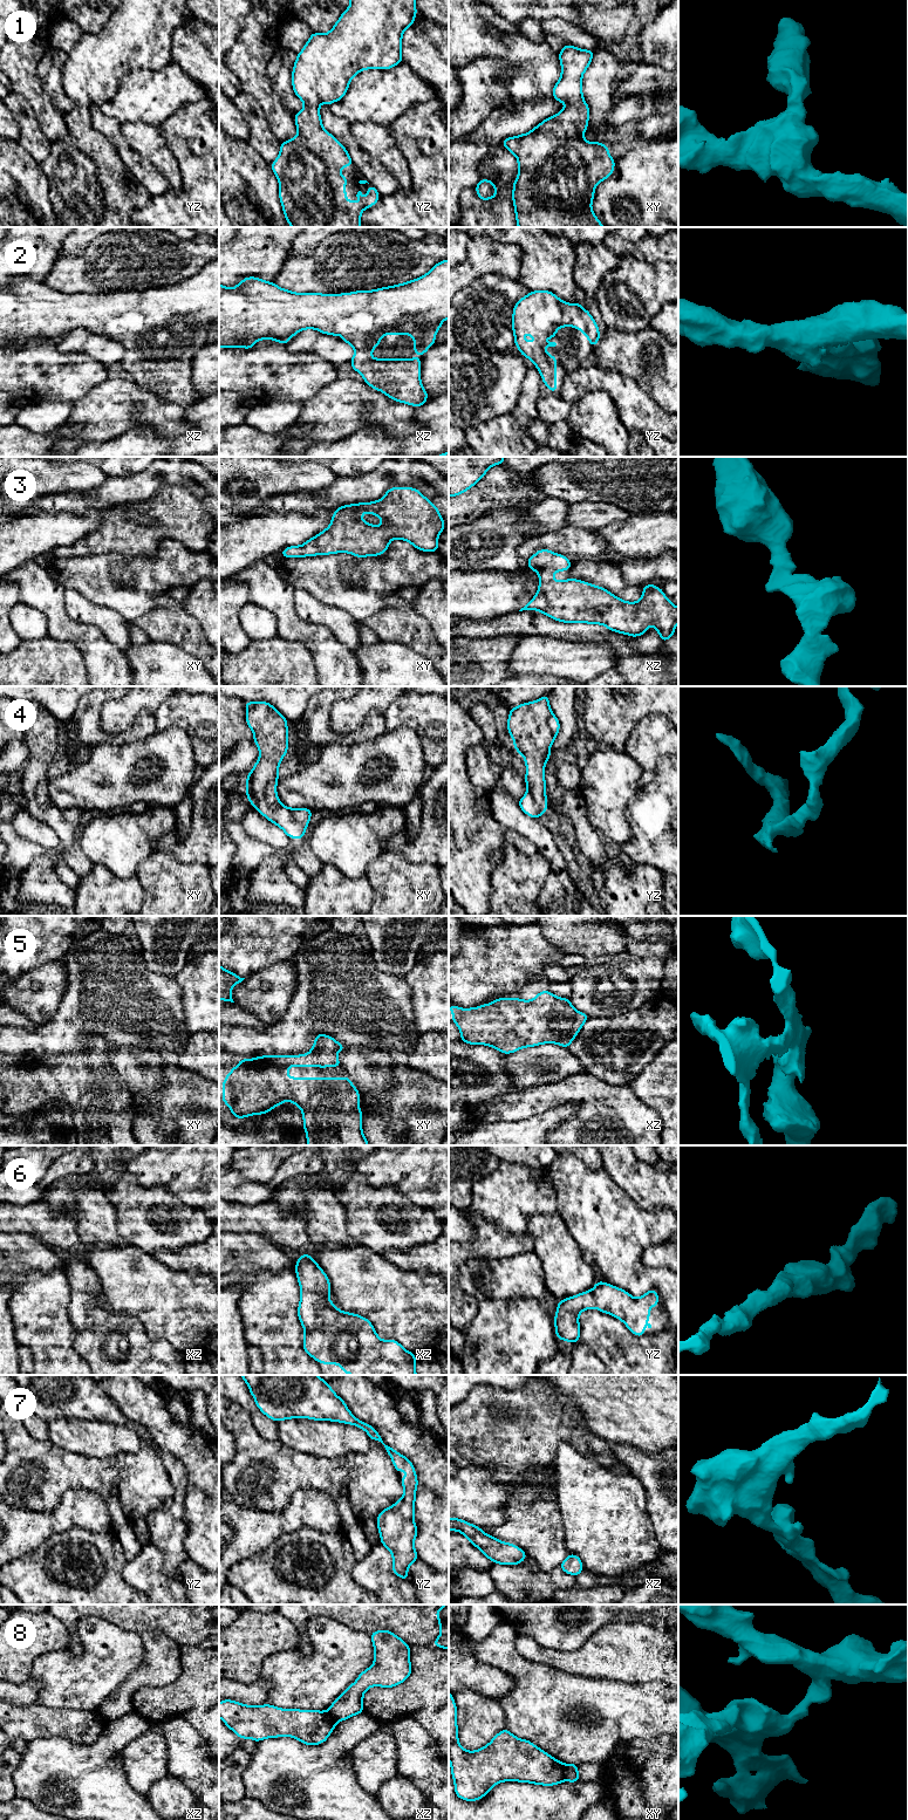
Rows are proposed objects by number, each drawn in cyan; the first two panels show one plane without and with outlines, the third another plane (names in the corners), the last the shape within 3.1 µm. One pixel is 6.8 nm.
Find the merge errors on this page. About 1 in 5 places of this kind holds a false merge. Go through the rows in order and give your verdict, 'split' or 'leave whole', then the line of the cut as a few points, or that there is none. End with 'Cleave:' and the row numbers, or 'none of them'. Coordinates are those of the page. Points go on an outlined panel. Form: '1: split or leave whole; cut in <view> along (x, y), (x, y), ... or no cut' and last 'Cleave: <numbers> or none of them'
1: leave whole; no cut
2: leave whole; no cut
3: leave whole; no cut
4: leave whole; no cut
5: leave whole; no cut
6: leave whole; no cut
7: leave whole; no cut
8: split; cut in xy along (565, 1764), (564, 1779)
Cleave: 8

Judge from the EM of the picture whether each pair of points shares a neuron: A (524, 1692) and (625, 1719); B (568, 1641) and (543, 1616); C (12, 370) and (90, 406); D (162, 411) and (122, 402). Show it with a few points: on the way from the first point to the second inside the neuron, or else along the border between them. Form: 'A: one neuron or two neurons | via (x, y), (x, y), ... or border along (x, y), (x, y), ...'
A: one neuron | via (548, 1701), (581, 1701), (591, 1709), (600, 1710)
B: one neuron | via (562, 1635), (548, 1622)
C: two neurons | border along (100, 384), (73, 402)
D: one neuron | via (152, 411), (131, 406)

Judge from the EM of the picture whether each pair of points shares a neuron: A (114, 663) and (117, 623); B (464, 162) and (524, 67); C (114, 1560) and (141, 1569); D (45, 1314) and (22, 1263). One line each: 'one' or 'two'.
A: two
B: one
C: two
D: two

